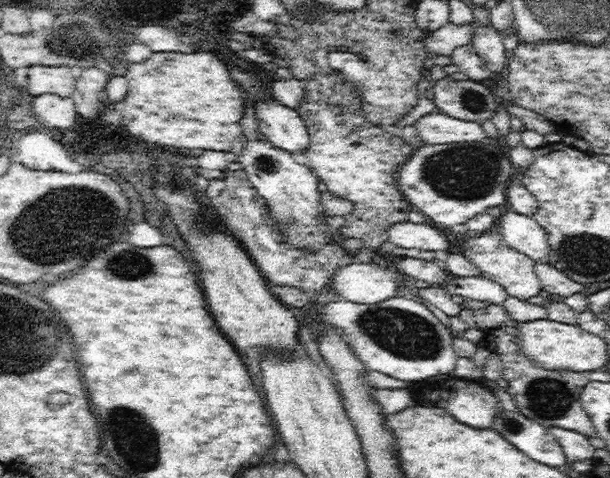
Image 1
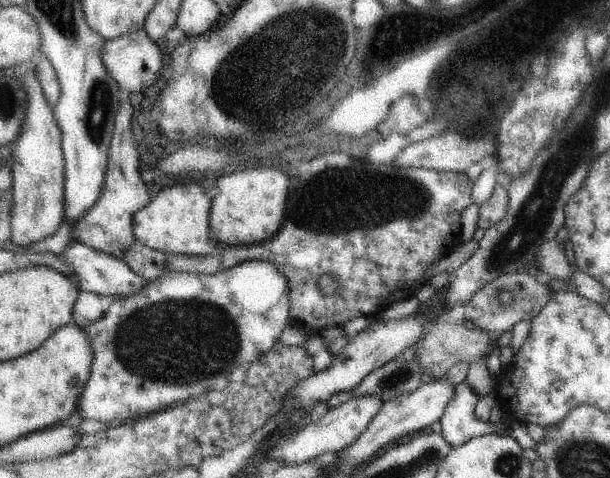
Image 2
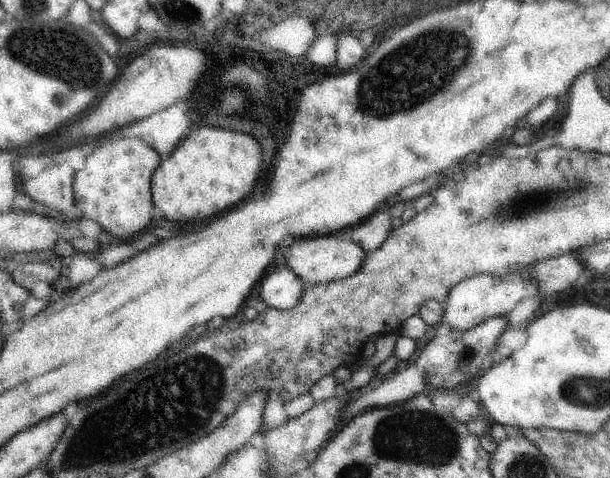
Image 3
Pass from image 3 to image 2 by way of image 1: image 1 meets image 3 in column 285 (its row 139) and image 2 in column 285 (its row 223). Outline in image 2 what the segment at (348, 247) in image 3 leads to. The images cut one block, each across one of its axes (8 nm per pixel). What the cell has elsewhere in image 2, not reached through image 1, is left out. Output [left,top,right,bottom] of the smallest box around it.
[78,261,290,424]

